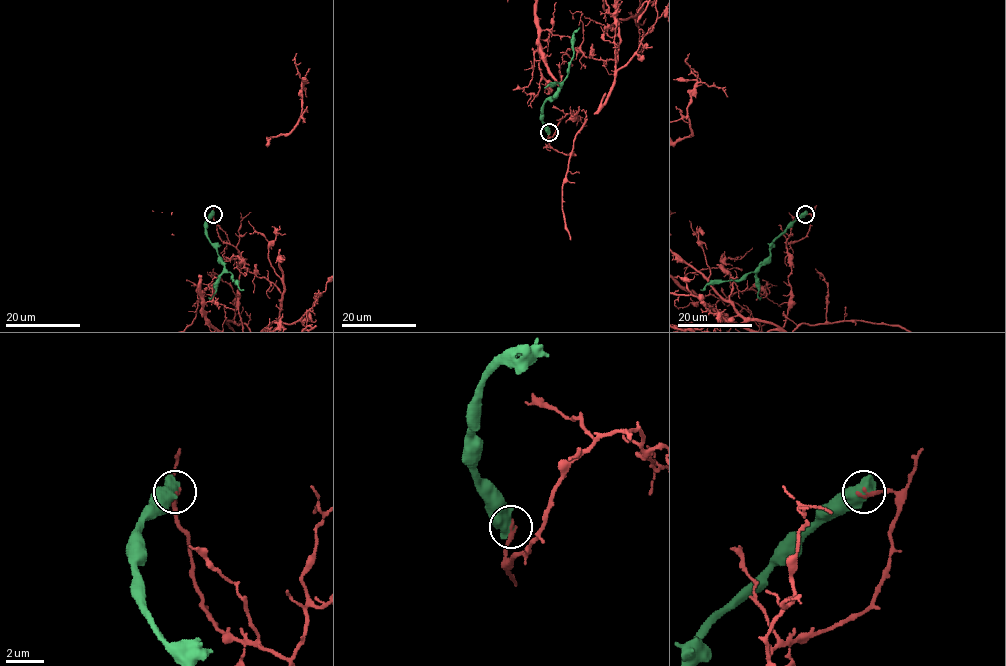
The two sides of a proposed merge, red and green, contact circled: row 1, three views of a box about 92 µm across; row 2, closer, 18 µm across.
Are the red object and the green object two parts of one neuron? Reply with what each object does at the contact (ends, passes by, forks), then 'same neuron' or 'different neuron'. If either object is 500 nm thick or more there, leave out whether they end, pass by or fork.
different neuron

